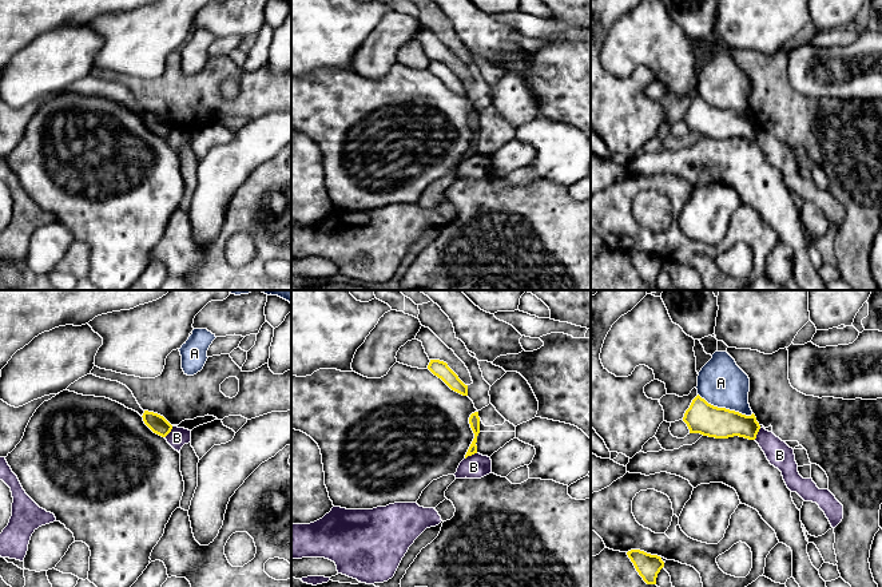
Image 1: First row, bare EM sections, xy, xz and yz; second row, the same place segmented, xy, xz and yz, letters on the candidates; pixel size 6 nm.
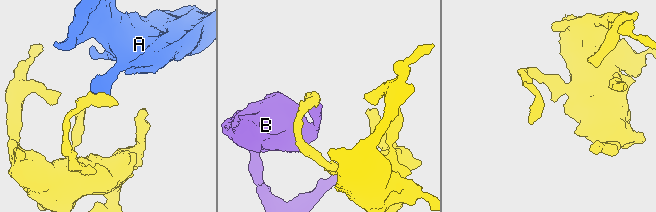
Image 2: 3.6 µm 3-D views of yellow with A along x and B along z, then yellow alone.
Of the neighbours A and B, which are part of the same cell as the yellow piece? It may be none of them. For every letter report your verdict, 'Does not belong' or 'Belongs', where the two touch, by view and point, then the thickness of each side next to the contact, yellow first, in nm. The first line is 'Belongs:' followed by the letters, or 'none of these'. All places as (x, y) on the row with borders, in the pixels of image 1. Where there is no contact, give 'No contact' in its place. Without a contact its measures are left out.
Belongs: none of these
A: Does not belong. Touches yellow at yz (724, 408). Thickness 190 nm (yellow) against 280 nm
B: Does not belong. Touches yellow at xz (471, 455). Thickness 60 nm (yellow) against 140 nm

